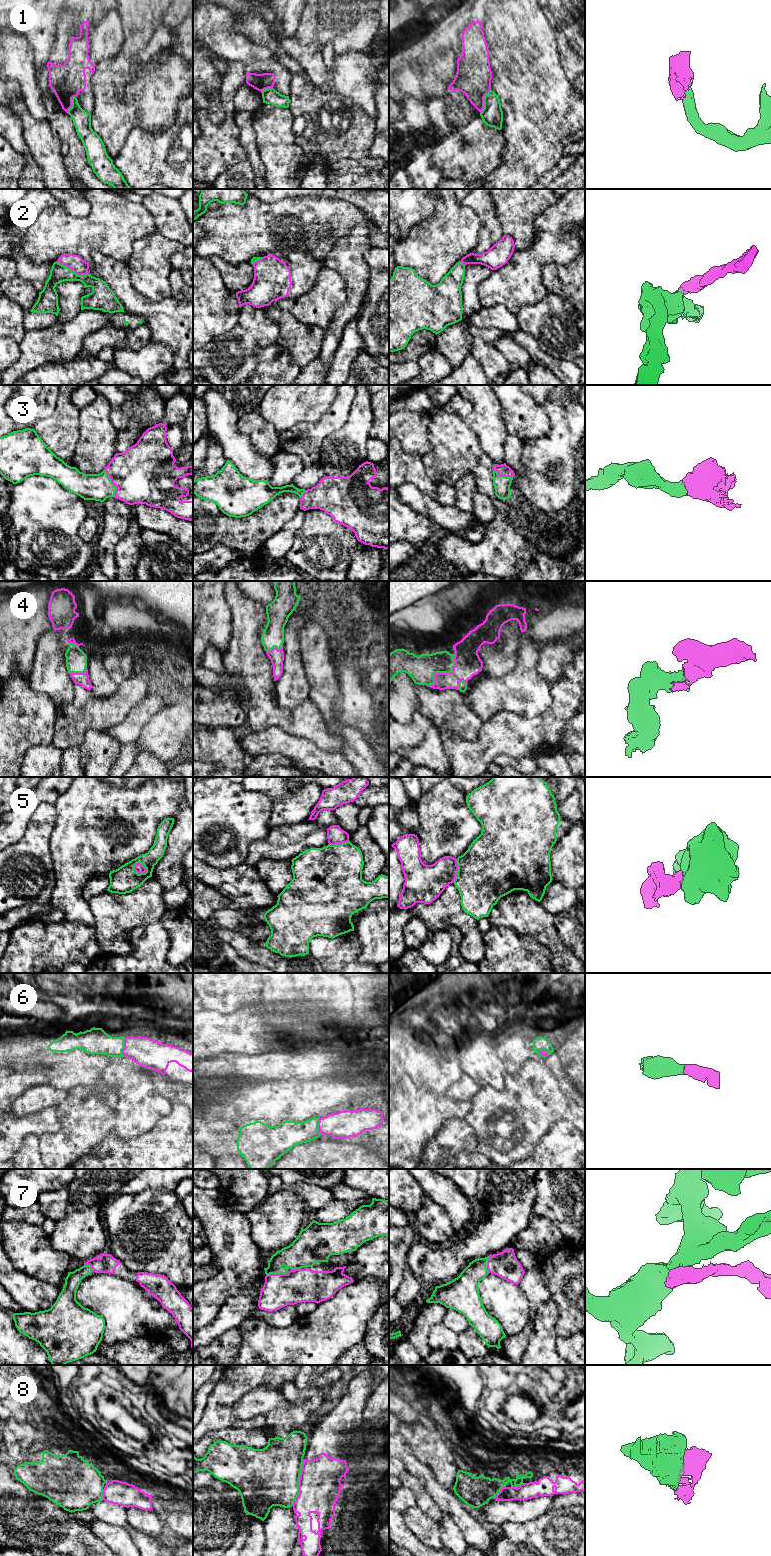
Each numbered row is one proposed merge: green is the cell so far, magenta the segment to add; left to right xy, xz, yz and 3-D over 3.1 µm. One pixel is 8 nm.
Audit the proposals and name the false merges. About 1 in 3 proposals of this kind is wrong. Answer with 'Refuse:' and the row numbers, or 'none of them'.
Refuse: 1, 2, 8

